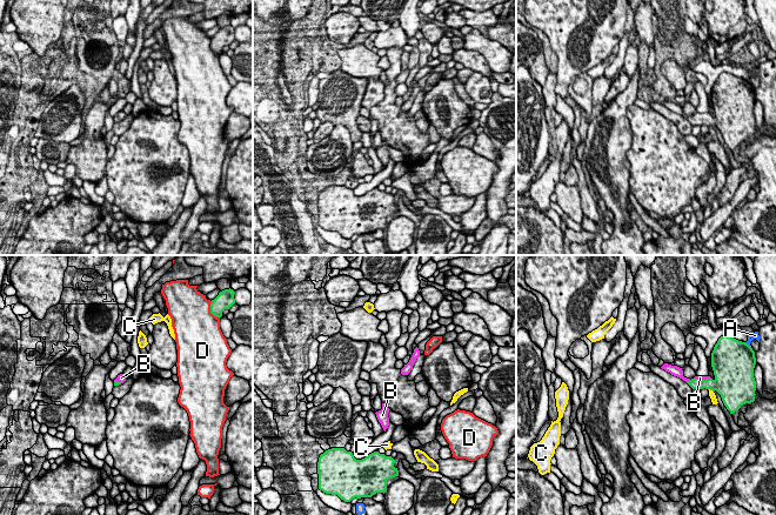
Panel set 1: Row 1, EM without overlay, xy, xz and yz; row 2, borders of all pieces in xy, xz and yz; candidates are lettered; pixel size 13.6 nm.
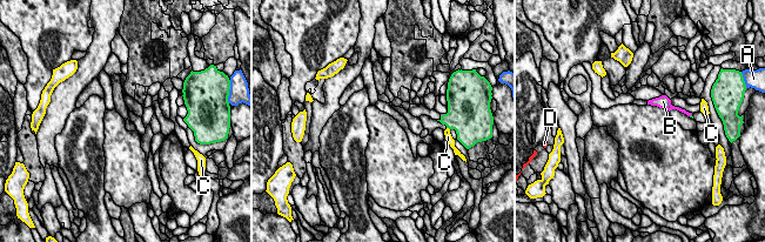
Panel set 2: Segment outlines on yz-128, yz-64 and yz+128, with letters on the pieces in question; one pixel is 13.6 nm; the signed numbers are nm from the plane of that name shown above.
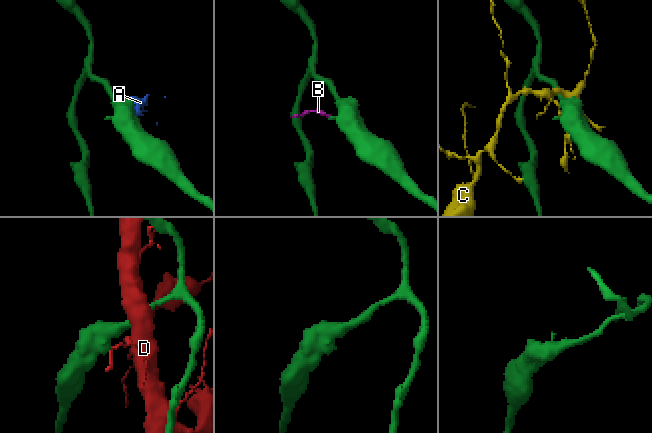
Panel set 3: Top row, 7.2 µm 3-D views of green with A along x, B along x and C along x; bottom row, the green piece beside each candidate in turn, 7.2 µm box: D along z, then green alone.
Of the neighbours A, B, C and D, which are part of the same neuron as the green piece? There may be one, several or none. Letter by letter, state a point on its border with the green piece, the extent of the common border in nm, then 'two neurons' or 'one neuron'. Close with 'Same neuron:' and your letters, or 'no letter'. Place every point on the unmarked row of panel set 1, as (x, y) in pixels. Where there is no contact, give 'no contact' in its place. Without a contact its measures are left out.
A: contact yz (747, 80); length 100 nm; two neurons
B: contact yz (688, 118); length 80 nm; one neuron
C: contact yz (710, 126); length 90 nm; two neurons
D: contact xy (211, 47); length 260 nm; two neurons
Same neuron: B

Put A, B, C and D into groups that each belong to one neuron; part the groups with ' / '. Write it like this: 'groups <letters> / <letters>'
groups A / B / C / D

